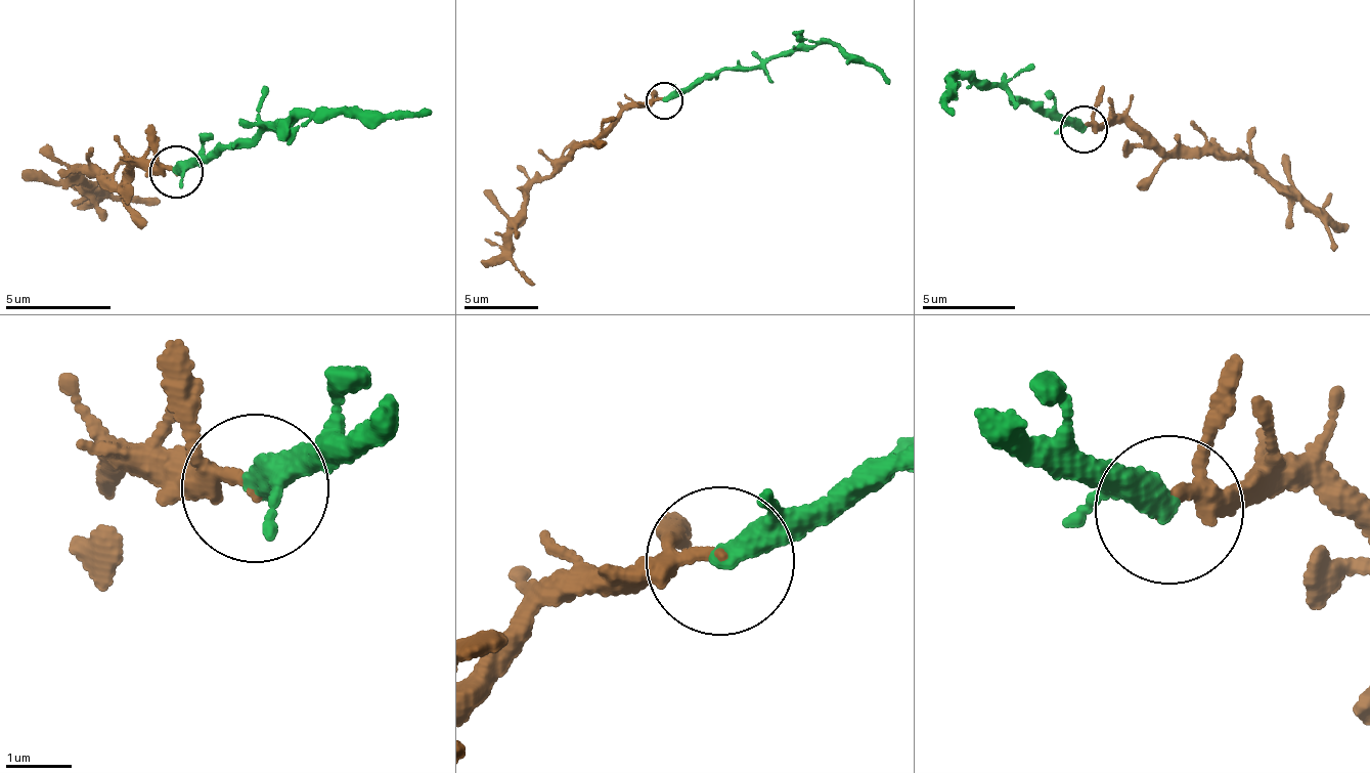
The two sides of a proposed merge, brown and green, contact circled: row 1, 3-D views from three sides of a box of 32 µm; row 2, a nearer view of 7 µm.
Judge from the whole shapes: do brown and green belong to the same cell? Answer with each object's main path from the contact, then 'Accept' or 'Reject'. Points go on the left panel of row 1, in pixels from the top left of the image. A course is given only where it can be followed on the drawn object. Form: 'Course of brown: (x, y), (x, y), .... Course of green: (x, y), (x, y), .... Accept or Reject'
Course of brown: (177, 173), (138, 162), (117, 183), (96, 166), (78, 175), (123, 200), (161, 202). Course of green: (177, 173), (270, 127), (292, 128), (321, 109), (371, 116), (430, 115). Accept

